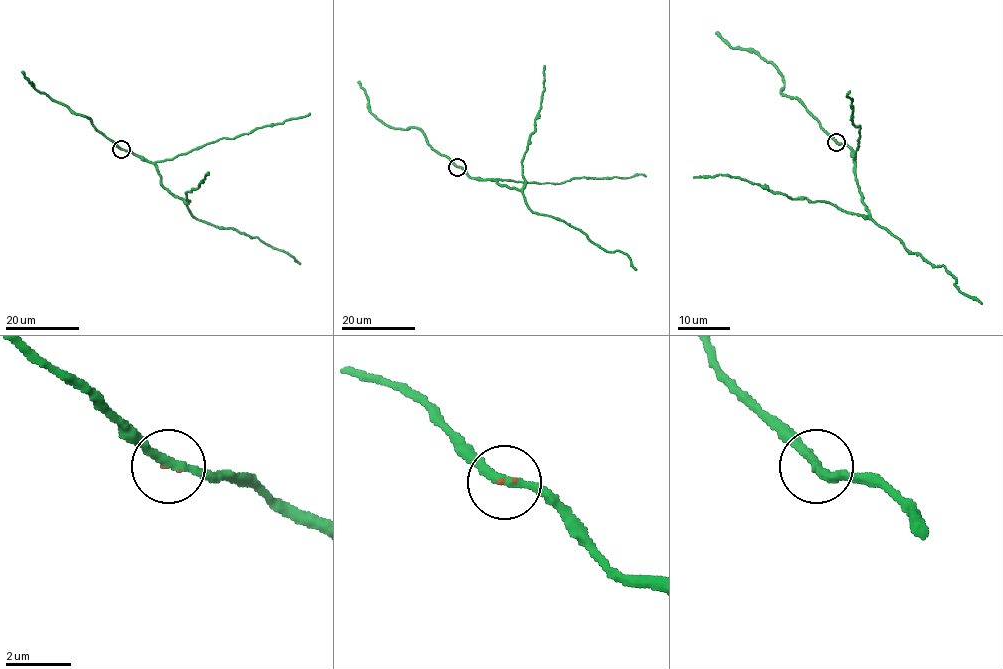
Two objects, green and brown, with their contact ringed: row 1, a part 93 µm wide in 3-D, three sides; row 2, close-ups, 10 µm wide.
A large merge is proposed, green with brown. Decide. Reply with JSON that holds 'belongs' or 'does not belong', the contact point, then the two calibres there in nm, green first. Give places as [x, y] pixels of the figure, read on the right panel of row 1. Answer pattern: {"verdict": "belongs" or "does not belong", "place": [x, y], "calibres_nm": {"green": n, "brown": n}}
{"verdict": "belongs", "place": [836, 142], "calibres_nm": {"green": 280, "brown": 60}}

